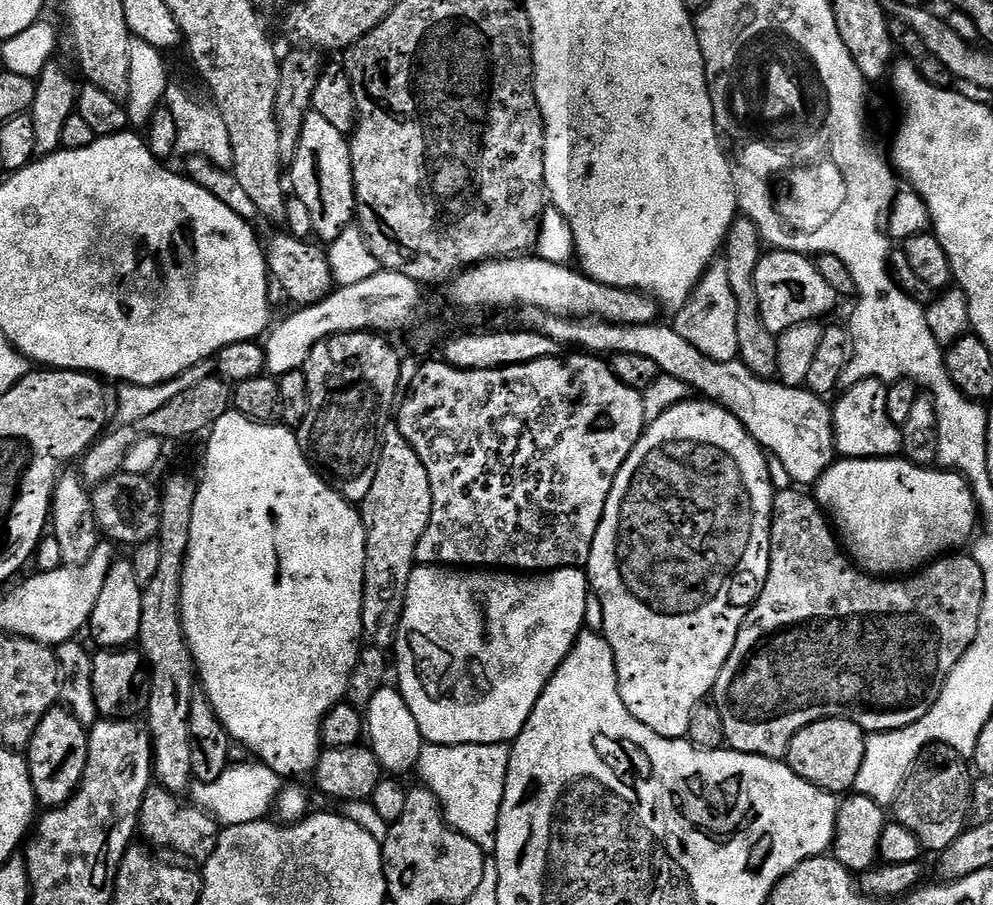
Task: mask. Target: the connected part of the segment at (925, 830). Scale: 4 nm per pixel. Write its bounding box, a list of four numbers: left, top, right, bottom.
[897,759,974,854]

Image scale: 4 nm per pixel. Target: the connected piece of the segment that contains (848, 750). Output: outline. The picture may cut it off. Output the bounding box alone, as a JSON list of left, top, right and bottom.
[790,718,870,794]

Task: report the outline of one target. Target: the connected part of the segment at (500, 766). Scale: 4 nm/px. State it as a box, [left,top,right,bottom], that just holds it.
[418,743,514,842]

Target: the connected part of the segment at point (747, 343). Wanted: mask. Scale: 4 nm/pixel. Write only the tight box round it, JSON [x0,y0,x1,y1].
[726,218,777,378]

